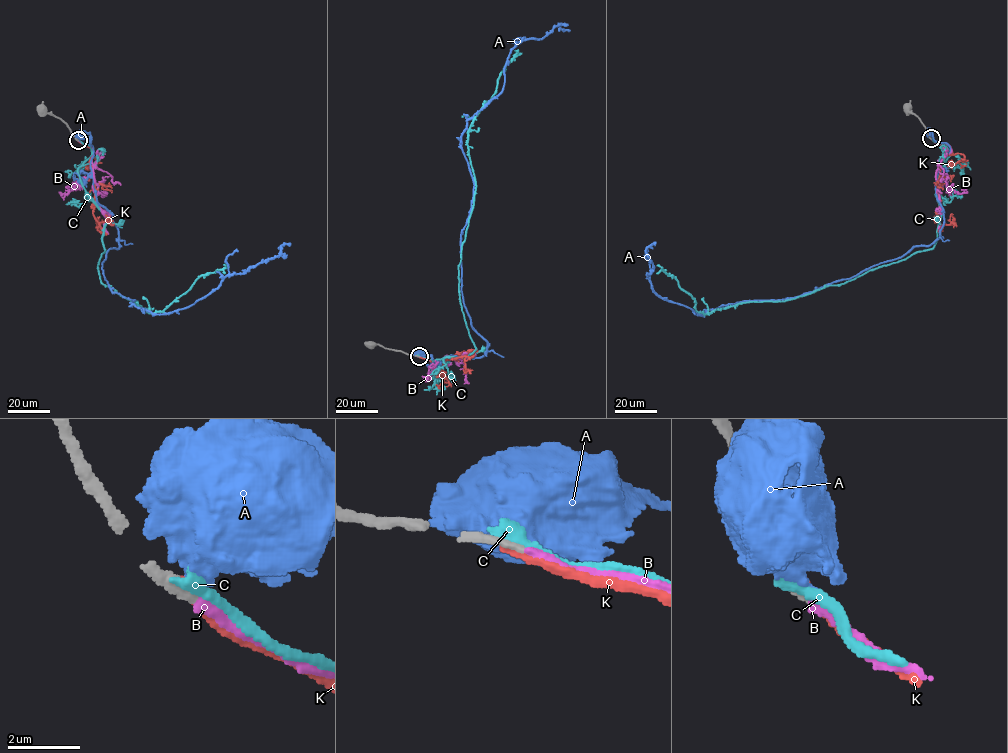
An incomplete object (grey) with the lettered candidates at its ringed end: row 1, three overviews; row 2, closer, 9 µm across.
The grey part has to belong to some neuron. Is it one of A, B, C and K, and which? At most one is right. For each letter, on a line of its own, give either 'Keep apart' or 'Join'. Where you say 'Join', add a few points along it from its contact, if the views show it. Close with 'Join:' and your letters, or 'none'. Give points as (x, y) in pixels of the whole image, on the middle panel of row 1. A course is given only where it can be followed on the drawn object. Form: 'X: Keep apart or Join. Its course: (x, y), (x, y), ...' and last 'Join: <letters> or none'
A: Keep apart
B: Join. Its course: (419, 356), (428, 359), (441, 371), (441, 361), (446, 356), (465, 358), (474, 354)
C: Keep apart
K: Keep apart
Join: B

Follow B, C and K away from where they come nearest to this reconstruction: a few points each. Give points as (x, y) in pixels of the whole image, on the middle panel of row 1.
B: (419, 356), (428, 359), (441, 371), (441, 361), (446, 356), (465, 358), (474, 354)
C: (418, 356), (440, 372), (430, 366), (435, 360), (475, 348), (458, 289), (475, 194), (468, 131), (514, 50)
K: (418, 356), (428, 359), (441, 372), (439, 362), (464, 356), (466, 373)

